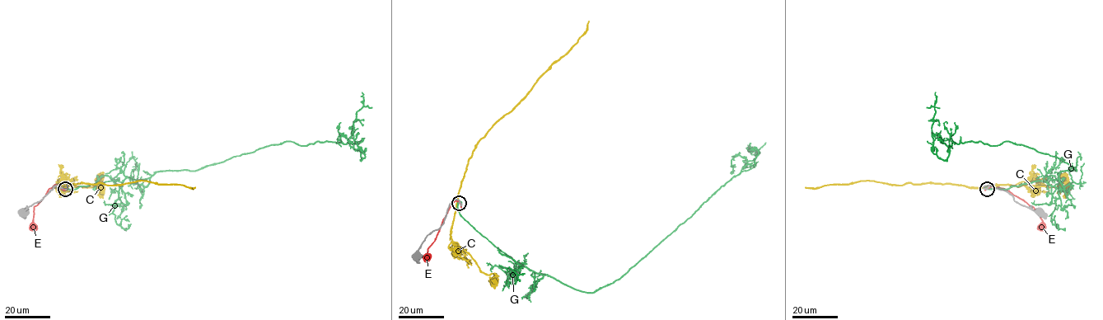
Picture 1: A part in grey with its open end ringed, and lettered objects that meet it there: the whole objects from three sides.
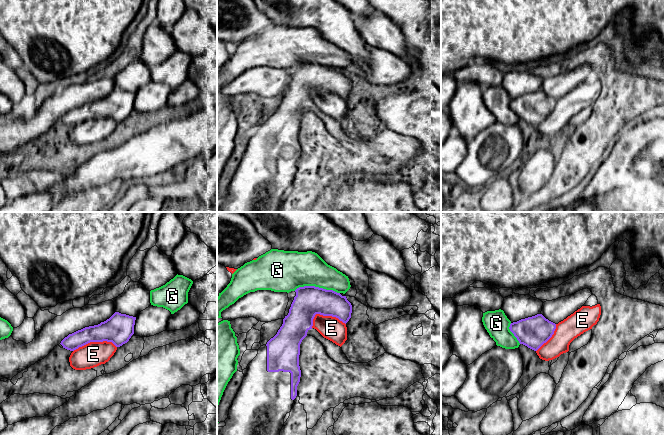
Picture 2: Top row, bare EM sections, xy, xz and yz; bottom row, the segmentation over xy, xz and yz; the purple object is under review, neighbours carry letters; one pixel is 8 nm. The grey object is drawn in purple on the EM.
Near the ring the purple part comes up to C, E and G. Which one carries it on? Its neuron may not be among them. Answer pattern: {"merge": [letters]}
{"merge": []}

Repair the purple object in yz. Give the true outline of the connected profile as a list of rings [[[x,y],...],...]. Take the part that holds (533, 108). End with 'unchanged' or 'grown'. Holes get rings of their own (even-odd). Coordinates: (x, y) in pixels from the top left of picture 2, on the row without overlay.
[[[537,90],[511,99],[509,105],[520,120],[537,127],[552,113],[556,100]]]; unchanged

